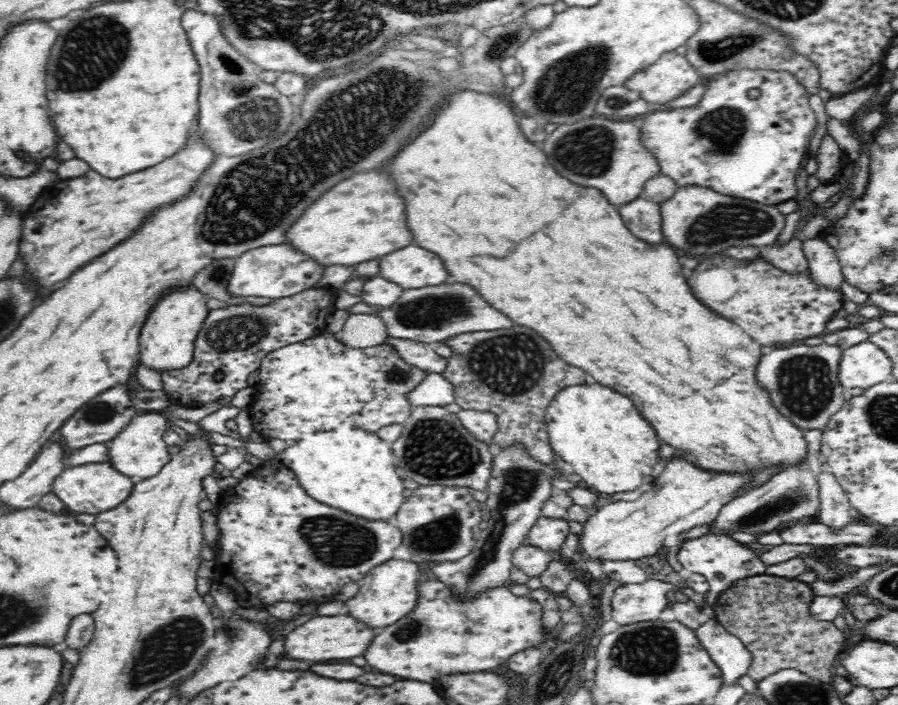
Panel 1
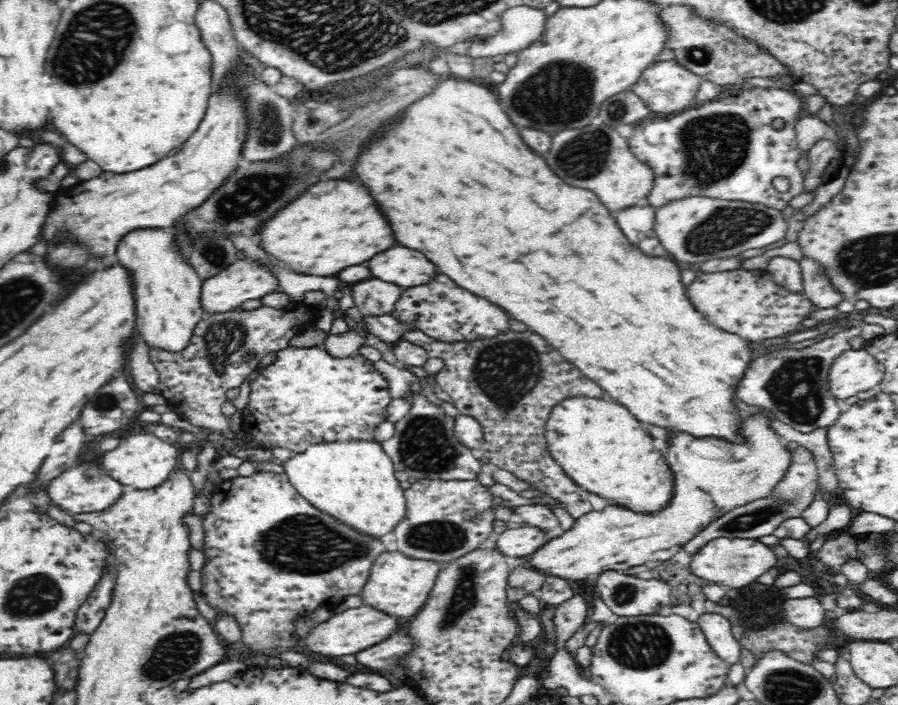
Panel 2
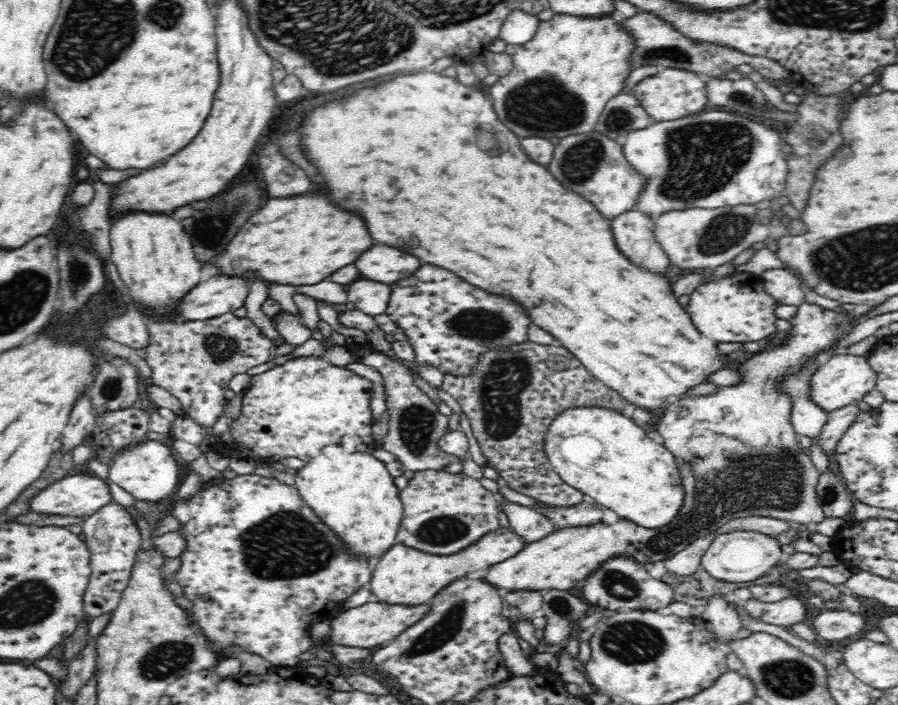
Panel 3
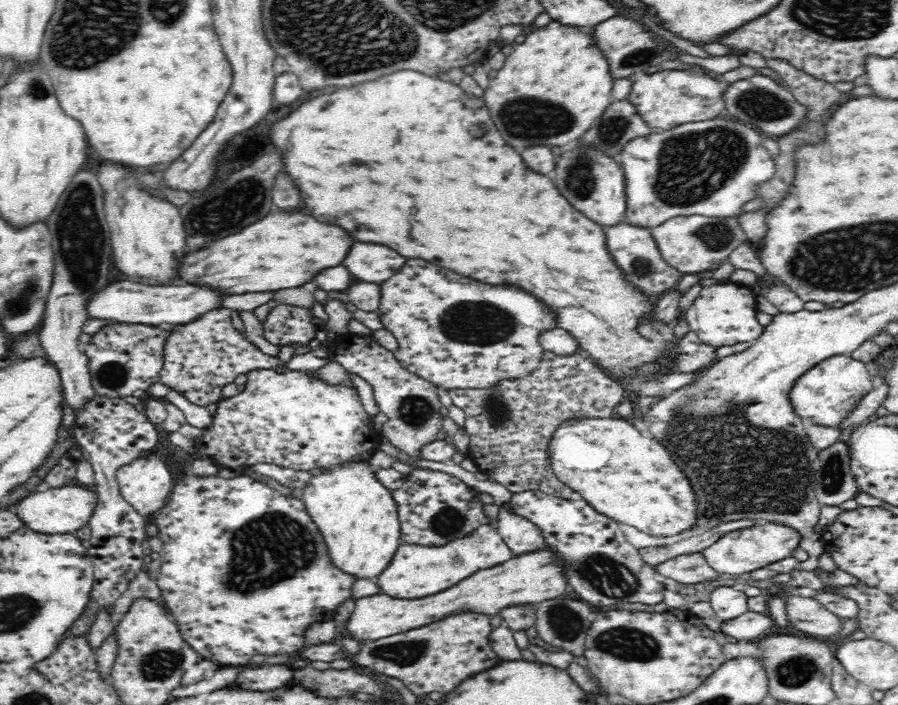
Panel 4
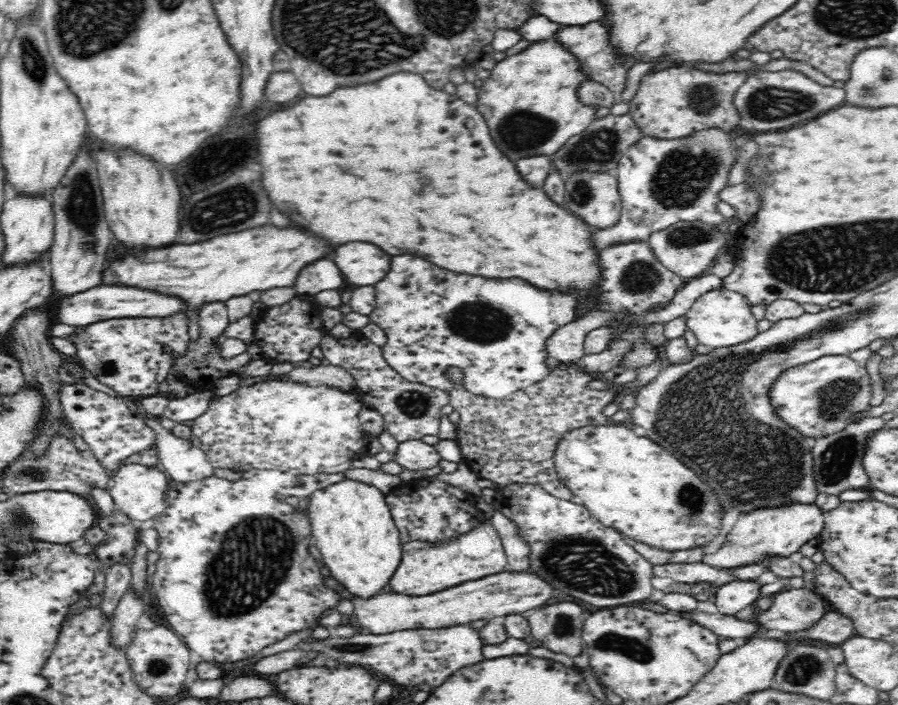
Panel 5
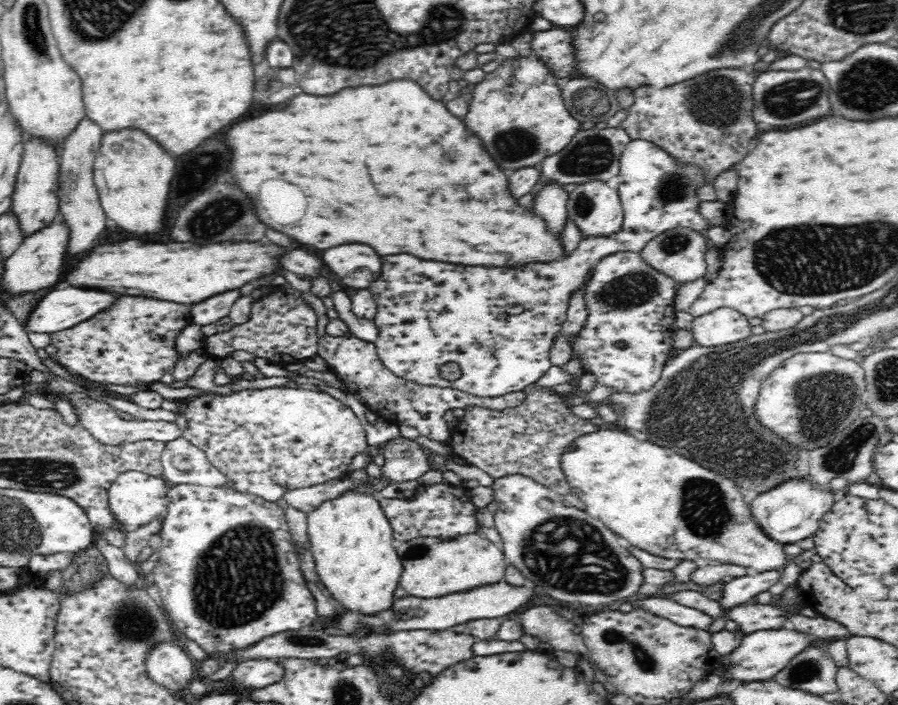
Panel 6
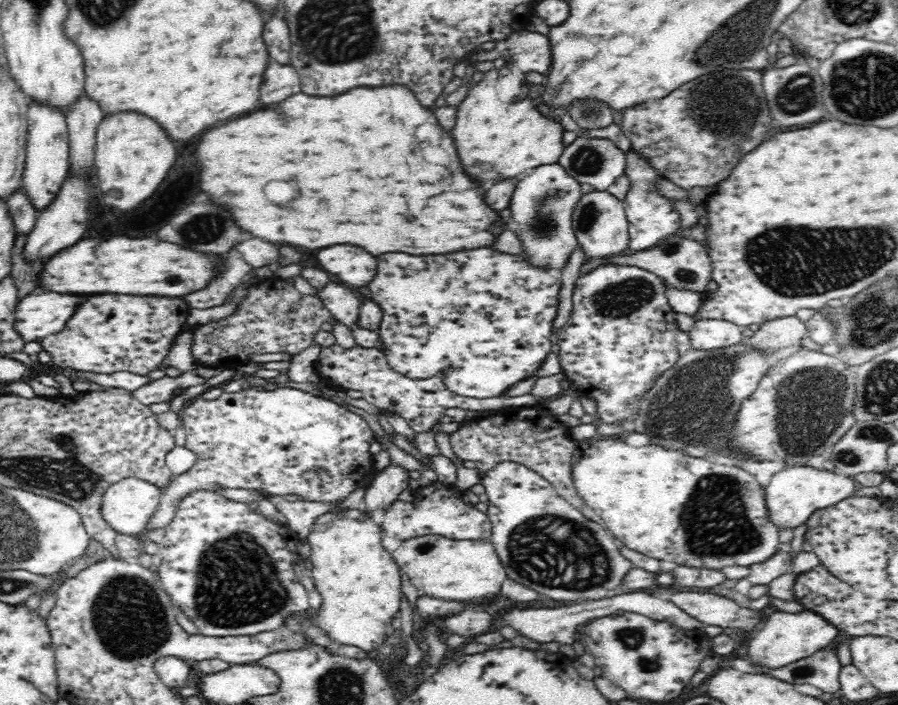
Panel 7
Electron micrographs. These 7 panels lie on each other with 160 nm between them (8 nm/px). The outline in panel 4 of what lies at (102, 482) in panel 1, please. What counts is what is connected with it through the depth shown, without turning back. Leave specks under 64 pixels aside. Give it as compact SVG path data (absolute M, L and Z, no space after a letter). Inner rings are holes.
M66 483L56 488L39 489L26 498L22 498L16 506L16 513L24 521L26 527L38 532L74 532L77 528L87 524L96 508L97 498L97 492L93 488Z

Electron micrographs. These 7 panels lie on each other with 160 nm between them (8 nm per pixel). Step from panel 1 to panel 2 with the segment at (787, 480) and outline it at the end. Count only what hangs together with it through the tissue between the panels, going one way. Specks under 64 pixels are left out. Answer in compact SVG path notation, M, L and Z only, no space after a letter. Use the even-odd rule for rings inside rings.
M798 446L792 450L790 455L790 468L786 470L784 476L772 487L768 496L751 500L741 504L735 509L729 510L726 514L719 516L716 520L708 523L708 526L699 532L692 540L684 546L684 554L691 556L701 546L704 546L713 538L752 538L759 539L761 536L773 534L776 527L784 524L786 519L802 517L804 510L812 504L816 498L819 486L819 474L815 464L814 455L810 449Z

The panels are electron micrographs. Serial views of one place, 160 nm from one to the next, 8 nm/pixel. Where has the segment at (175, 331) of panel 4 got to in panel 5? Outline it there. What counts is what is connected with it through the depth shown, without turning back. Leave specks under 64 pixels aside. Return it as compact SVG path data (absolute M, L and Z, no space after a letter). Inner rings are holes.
M222 301L206 303L202 306L199 316L200 336L198 340L192 340L187 344L185 351L176 355L174 351L169 351L169 355L173 358L171 362L171 374L177 377L180 381L185 382L188 386L196 388L196 390L212 390L212 386L216 384L216 380L230 376L232 373L246 366L252 360L252 355L248 352L238 354L234 358L224 358L222 356L222 336L226 334L226 328L230 324L226 305Z

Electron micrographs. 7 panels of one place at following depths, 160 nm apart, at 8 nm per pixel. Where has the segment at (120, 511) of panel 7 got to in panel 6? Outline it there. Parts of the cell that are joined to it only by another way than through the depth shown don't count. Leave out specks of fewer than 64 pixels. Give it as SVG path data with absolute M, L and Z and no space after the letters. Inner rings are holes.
M130 470L122 472L111 484L108 492L109 509L117 522L127 526L127 529L143 527L160 518L166 510L167 492L170 484L162 476Z

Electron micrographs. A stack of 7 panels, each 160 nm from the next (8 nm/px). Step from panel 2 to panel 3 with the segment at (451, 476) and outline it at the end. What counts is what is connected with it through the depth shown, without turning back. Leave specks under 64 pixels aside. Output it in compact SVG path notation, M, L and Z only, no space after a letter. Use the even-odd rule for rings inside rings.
M370 341L349 344L348 348L354 355L354 362L360 362L382 375L386 406L390 411L388 432L381 445L390 452L403 469L412 472L436 470L450 474L462 474L462 458L454 453L446 452L440 447L441 438L448 432L448 417L441 414L438 406L414 383L416 363L402 361L398 358L388 358L381 352L374 350Z

